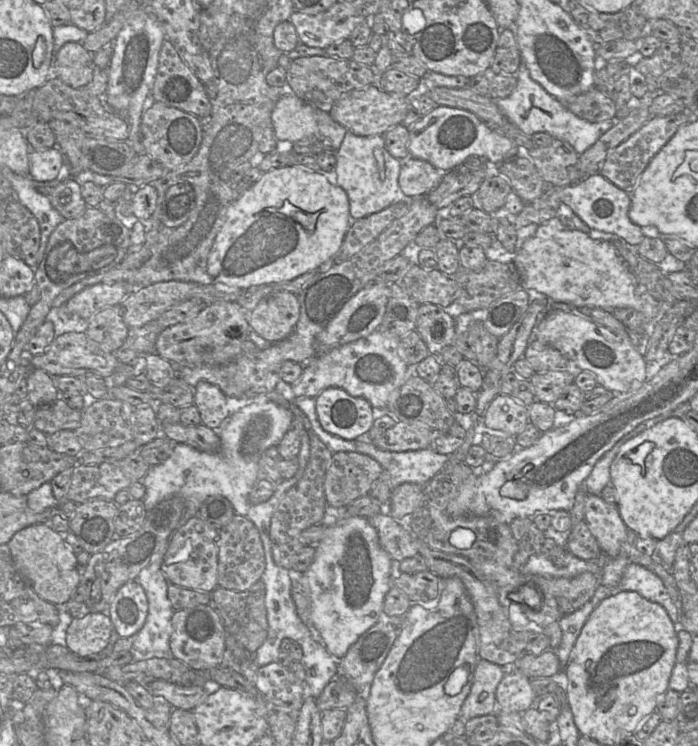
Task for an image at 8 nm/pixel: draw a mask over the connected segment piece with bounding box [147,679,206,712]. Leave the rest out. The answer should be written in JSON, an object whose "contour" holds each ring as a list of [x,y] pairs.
{"contour":[[[155,679],[148,683],[147,690],[153,696],[163,697],[173,708],[191,712],[206,695],[203,687],[183,686],[163,679]]]}

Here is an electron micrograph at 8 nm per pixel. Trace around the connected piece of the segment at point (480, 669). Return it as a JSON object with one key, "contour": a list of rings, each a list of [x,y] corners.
{"contour":[[[479,659],[474,672],[473,684],[462,705],[460,717],[470,720],[477,716],[495,713],[497,709],[496,690],[504,675],[504,669],[501,666]]]}

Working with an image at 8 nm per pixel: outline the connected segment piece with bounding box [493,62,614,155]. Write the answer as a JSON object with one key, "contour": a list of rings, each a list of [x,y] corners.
{"contour":[[[523,62],[517,71],[517,85],[514,91],[506,98],[493,100],[509,121],[527,136],[537,132],[546,132],[554,138],[570,143],[579,155],[614,125],[614,120],[590,122],[572,113],[561,101],[531,78],[529,70]]]}

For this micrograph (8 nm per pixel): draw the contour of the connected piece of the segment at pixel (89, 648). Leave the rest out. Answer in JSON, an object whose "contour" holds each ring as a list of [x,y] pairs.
{"contour":[[[91,612],[83,618],[74,618],[66,630],[65,647],[80,657],[98,654],[108,645],[111,629],[108,612]]]}

